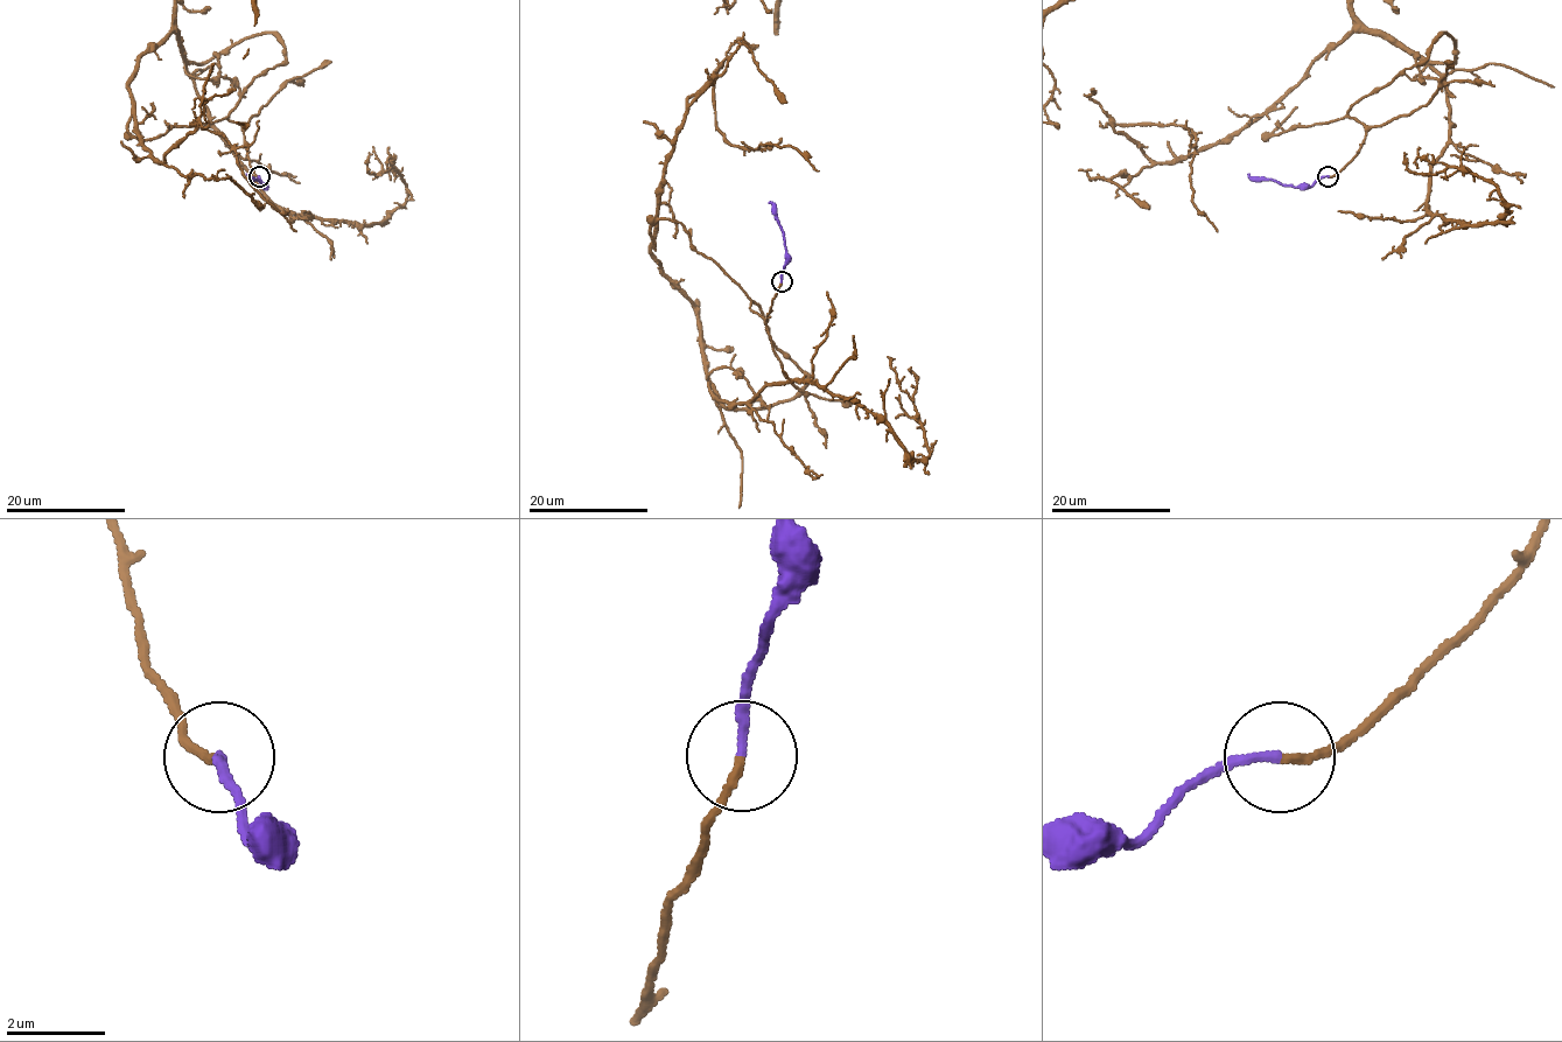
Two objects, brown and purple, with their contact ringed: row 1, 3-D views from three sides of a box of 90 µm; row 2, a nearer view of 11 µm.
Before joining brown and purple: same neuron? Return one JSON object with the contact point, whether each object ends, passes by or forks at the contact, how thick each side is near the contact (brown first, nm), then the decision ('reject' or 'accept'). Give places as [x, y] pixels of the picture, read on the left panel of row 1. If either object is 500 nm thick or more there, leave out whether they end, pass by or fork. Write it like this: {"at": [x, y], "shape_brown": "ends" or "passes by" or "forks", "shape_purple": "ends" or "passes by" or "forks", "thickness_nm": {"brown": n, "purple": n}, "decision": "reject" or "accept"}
{"at": [259, 176], "shape_brown": "ends", "shape_purple": "ends", "thickness_nm": {"brown": 150, "purple": 170}, "decision": "accept"}

